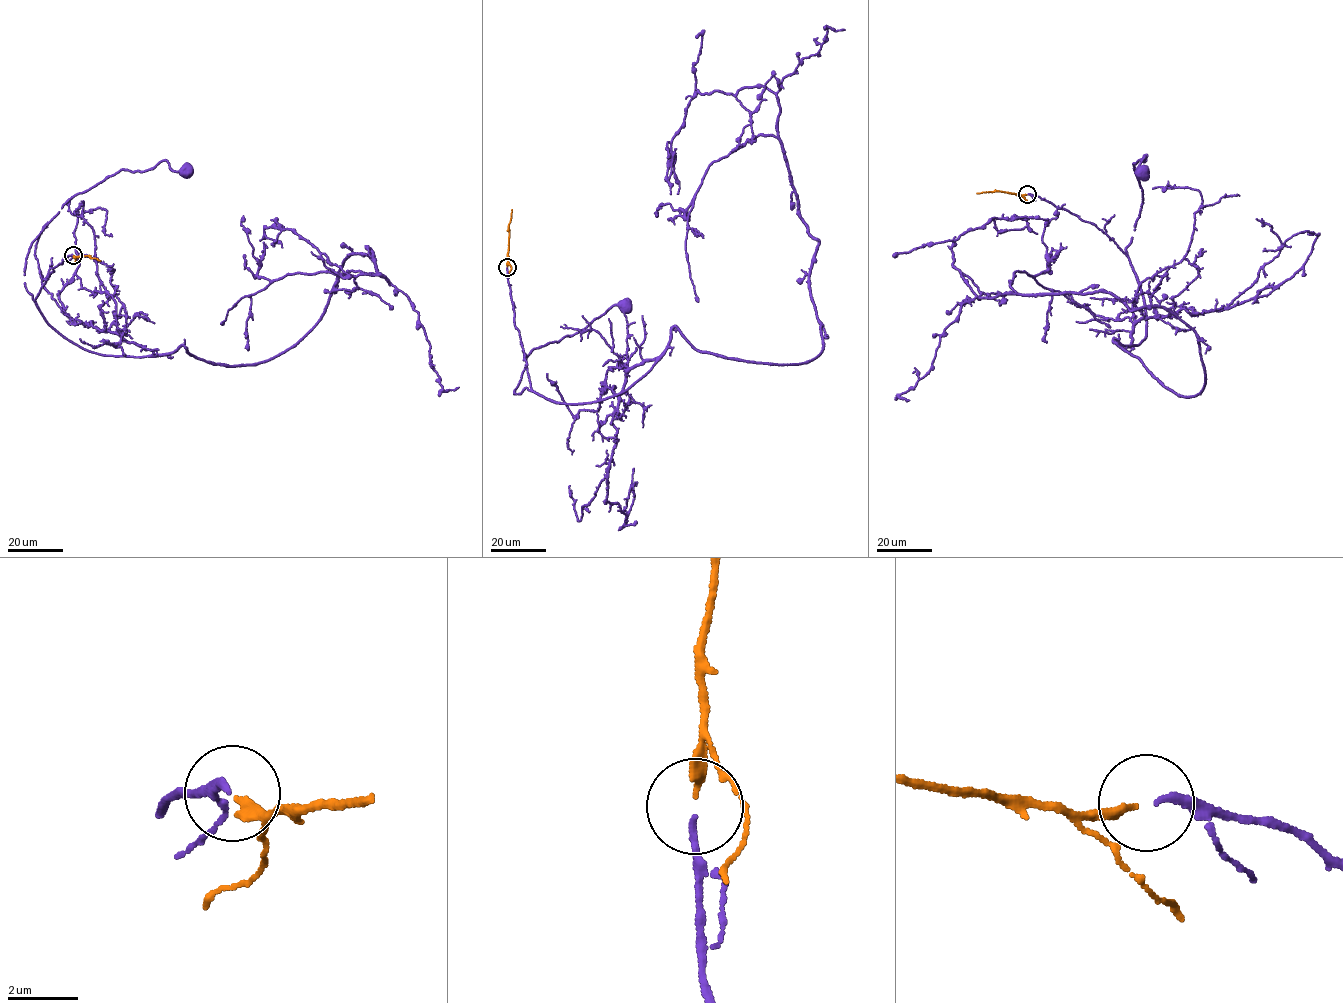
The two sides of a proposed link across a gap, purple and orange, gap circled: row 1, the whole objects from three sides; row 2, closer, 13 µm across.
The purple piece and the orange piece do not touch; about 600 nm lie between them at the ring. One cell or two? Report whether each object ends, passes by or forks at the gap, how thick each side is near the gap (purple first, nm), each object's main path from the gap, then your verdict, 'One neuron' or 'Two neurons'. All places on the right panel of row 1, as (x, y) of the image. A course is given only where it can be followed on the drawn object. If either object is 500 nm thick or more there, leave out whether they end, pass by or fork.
At the ring purple ends. At the ring orange ends. Thickness 200 nm (purple) against 240 nm. Course of purple: (1028, 194), (1093, 223), (1127, 255), (1143, 200), (1133, 163), (1145, 155), (1137, 169), (1142, 174). Course of orange: (1026, 194), (999, 191), (976, 193). One neuron

